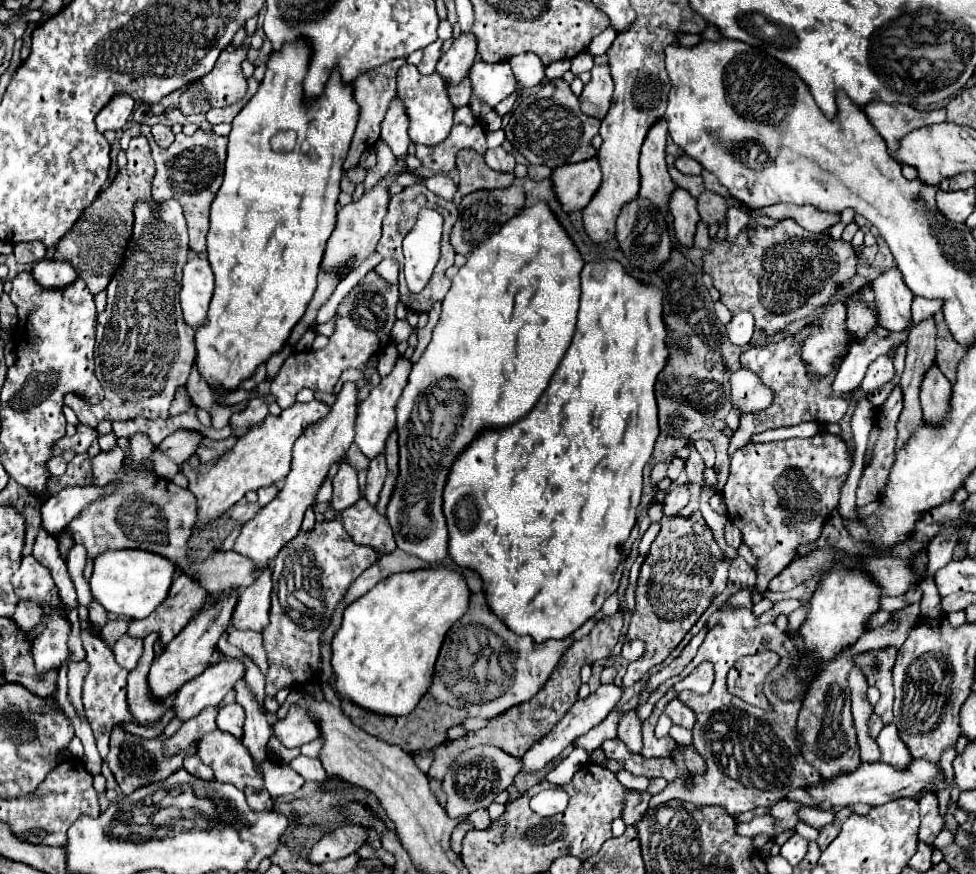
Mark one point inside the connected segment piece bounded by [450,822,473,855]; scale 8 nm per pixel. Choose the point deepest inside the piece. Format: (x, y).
(464, 827)

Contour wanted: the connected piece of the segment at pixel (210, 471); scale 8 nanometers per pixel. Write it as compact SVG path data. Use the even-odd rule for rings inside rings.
M312 400L306 404L296 402L294 406L282 410L280 416L268 414L262 424L252 426L232 450L222 454L214 466L208 466L204 472L196 476L194 482L194 470L184 464L182 474L190 482L190 492L198 500L198 520L196 526L204 526L206 522L218 518L224 510L228 510L234 502L238 502L248 490L258 490L262 486L276 484L284 480L290 472L290 462L292 462L292 446L304 434L304 430L324 418L330 412L330 406L322 400Z

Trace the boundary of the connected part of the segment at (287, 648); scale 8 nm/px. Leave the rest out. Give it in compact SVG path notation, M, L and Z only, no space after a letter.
M340 518L316 522L312 532L300 532L274 560L272 568L272 608L270 624L262 632L270 670L266 674L266 696L276 696L280 688L300 688L316 676L320 666L322 634L328 628L336 606L344 600L350 584L378 560L370 546L356 544L344 530Z

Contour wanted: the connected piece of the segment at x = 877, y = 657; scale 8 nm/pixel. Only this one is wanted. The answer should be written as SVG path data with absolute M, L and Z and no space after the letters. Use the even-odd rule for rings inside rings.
M882 648L876 652L866 652L856 656L856 664L864 668L864 674L874 678L872 684L880 690L880 700L874 706L874 712L882 718L884 724L894 720L892 716L892 702L894 702L894 688L892 688L892 666L896 660L896 648Z

